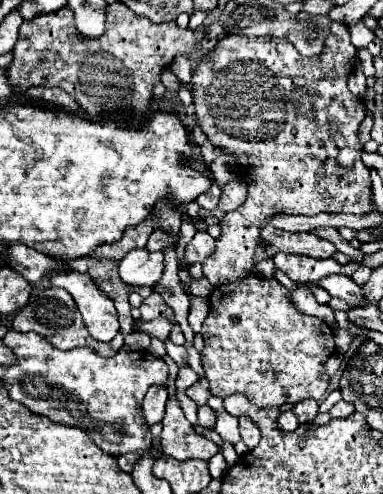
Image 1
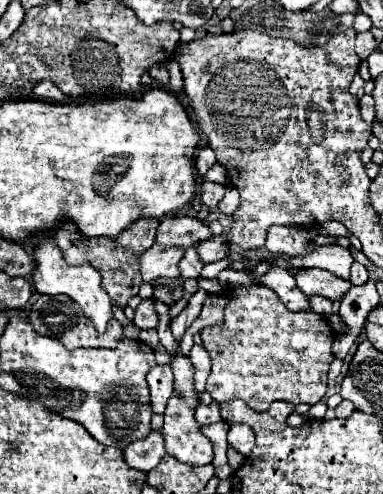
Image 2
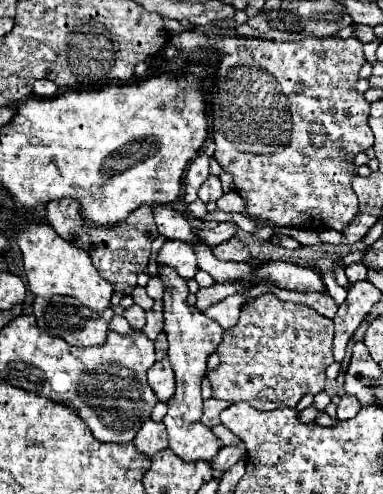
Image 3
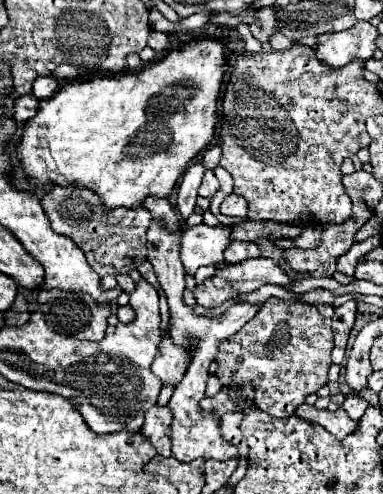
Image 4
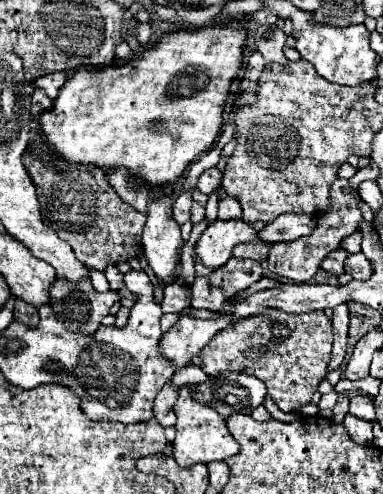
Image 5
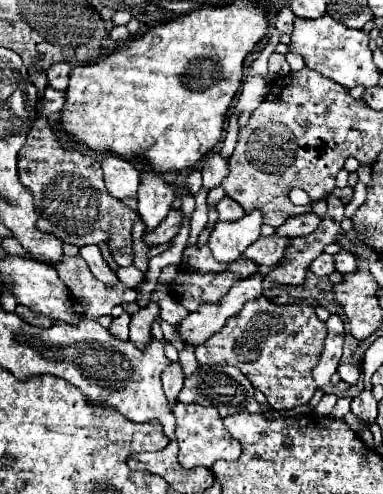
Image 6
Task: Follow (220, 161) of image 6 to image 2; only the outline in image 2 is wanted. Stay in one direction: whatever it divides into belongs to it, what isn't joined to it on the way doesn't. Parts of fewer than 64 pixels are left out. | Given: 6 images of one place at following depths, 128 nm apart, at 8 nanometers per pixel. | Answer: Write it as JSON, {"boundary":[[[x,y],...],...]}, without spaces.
{"boundary":[[[202,182],[200,186],[200,202],[208,208],[214,208],[224,196],[224,186],[216,182]]]}

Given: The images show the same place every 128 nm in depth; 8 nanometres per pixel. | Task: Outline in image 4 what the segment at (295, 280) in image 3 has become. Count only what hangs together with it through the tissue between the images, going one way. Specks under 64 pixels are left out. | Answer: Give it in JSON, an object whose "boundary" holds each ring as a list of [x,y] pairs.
{"boundary":[[[254,258],[254,260],[244,260],[244,262],[238,262],[238,264],[228,264],[224,268],[218,268],[212,278],[208,278],[204,284],[194,288],[194,296],[196,296],[196,302],[202,308],[218,308],[226,300],[236,298],[238,294],[254,292],[264,284],[274,284],[274,286],[280,286],[280,288],[288,290],[288,288],[292,288],[294,280],[274,260],[270,260],[270,258]]]}

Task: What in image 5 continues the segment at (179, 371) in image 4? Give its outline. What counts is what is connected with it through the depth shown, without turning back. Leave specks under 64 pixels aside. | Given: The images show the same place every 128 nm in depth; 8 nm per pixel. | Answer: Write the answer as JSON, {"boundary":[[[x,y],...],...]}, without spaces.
{"boundary":[[[226,310],[216,320],[200,320],[192,316],[182,316],[162,338],[160,338],[160,354],[176,368],[184,368],[192,362],[194,356],[212,340],[212,336],[224,330],[230,324],[230,312]]]}

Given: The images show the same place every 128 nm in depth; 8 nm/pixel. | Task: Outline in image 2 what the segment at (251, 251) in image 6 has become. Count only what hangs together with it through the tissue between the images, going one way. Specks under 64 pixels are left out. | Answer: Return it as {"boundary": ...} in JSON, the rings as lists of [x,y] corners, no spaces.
{"boundary":[[[212,236],[208,240],[200,240],[196,244],[196,250],[198,250],[198,256],[200,256],[202,264],[210,264],[210,262],[218,262],[226,256],[228,244],[220,236]]]}

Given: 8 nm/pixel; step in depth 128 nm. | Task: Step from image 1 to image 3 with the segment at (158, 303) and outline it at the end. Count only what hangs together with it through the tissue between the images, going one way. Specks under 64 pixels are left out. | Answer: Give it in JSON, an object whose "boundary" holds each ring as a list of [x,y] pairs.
{"boundary":[[[134,304],[134,306],[128,308],[128,310],[124,310],[124,318],[128,320],[128,324],[130,324],[134,330],[142,330],[144,324],[146,324],[146,312],[144,312],[138,304]]]}

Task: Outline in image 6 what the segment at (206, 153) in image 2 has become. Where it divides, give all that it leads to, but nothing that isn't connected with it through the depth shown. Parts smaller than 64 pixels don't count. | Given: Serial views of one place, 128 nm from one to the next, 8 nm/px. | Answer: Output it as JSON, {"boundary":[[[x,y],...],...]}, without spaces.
{"boundary":[[[176,208],[176,210],[172,210],[172,212],[166,216],[164,224],[160,224],[154,232],[148,232],[148,234],[144,236],[144,240],[146,240],[148,246],[170,242],[170,240],[178,234],[180,226],[182,226],[182,210]]]}

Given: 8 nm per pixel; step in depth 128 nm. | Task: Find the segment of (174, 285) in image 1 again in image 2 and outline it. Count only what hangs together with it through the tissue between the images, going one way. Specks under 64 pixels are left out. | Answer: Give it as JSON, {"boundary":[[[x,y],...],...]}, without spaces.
{"boundary":[[[154,286],[154,298],[168,304],[168,306],[174,306],[176,302],[172,300],[172,288],[168,286]]]}

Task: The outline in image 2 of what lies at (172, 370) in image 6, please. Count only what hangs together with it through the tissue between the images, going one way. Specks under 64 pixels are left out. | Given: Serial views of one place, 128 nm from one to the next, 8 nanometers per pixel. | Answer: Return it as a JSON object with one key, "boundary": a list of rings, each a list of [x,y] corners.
{"boundary":[[[150,432],[148,438],[130,444],[124,450],[124,462],[142,472],[150,472],[156,464],[160,464],[166,454],[163,435],[160,432]]]}

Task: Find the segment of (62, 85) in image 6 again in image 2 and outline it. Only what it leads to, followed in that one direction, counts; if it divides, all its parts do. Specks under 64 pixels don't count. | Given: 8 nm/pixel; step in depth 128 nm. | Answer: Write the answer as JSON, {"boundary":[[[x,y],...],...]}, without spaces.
{"boundary":[[[42,80],[34,86],[34,94],[38,98],[44,98],[44,100],[50,100],[50,102],[60,102],[62,100],[62,94],[60,90],[50,82],[50,80]]]}

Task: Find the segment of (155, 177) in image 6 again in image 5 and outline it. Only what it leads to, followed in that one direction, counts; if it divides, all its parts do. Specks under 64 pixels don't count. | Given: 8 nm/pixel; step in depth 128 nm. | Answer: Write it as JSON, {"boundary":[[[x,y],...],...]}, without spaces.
{"boundary":[[[164,196],[162,200],[148,204],[148,222],[142,232],[142,250],[144,250],[146,262],[150,264],[150,268],[158,276],[158,280],[164,282],[166,286],[176,282],[174,272],[178,268],[178,250],[182,244],[184,244],[184,240],[180,236],[180,224],[172,218],[172,198]]]}

